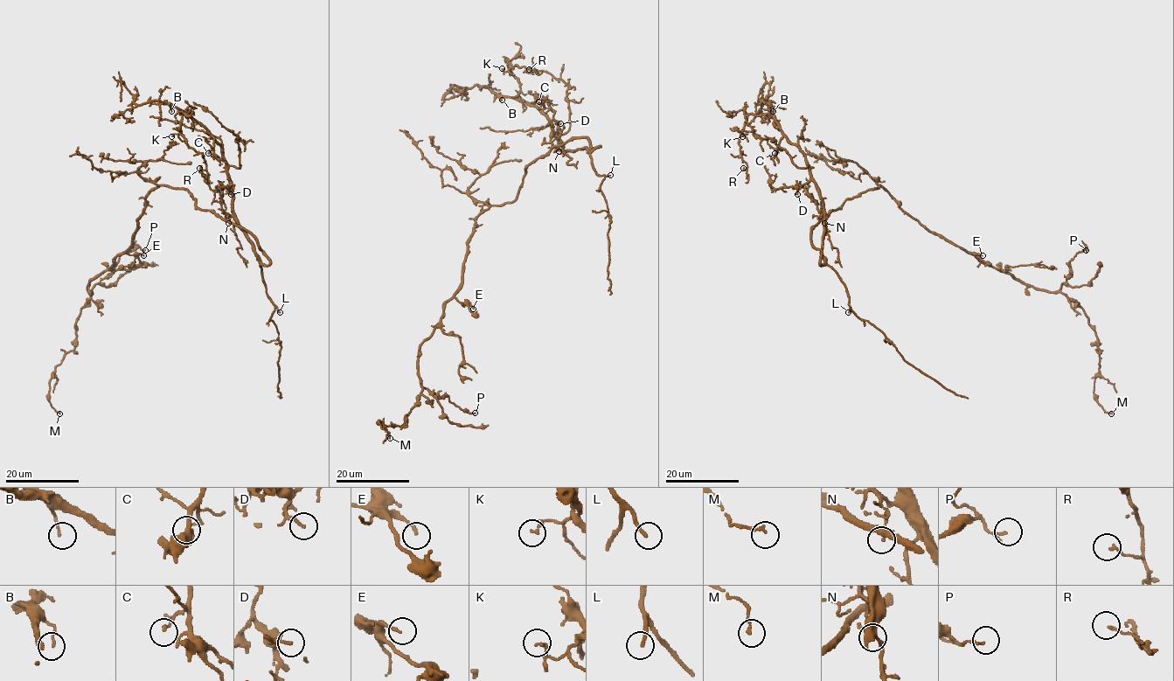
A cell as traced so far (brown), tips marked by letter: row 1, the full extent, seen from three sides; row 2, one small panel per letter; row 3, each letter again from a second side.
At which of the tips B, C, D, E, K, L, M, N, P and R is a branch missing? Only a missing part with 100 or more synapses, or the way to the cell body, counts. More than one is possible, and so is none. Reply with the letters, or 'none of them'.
L

